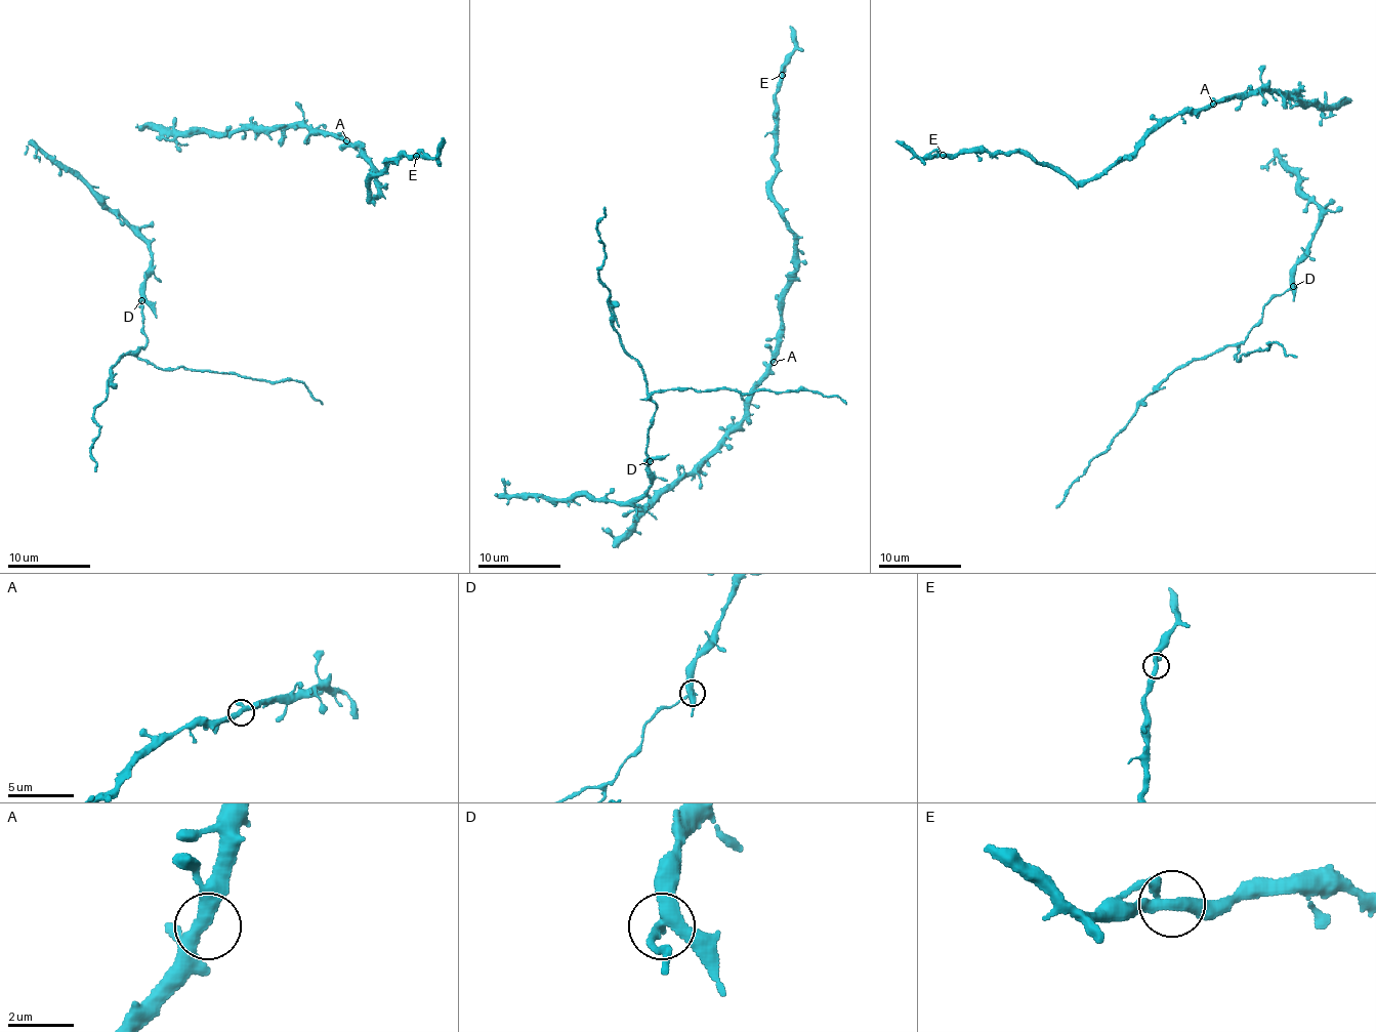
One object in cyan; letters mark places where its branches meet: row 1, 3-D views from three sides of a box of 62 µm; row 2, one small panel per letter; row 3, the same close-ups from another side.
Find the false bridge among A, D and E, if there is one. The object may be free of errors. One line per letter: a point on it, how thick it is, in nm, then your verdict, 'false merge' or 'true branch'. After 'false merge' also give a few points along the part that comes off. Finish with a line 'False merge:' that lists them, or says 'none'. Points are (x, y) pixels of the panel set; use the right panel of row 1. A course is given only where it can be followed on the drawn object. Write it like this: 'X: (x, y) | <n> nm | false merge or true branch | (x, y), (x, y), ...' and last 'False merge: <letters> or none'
A: (1213, 104) | 320 nm | true branch
D: (1293, 286) | 320 nm | false merge | (1293, 286), (1263, 307), (1261, 320), (1247, 338), (1191, 360), (1140, 402), (1136, 414), (1072, 485), (1056, 508)
E: (943, 155) | 300 nm | true branch
False merge: D

